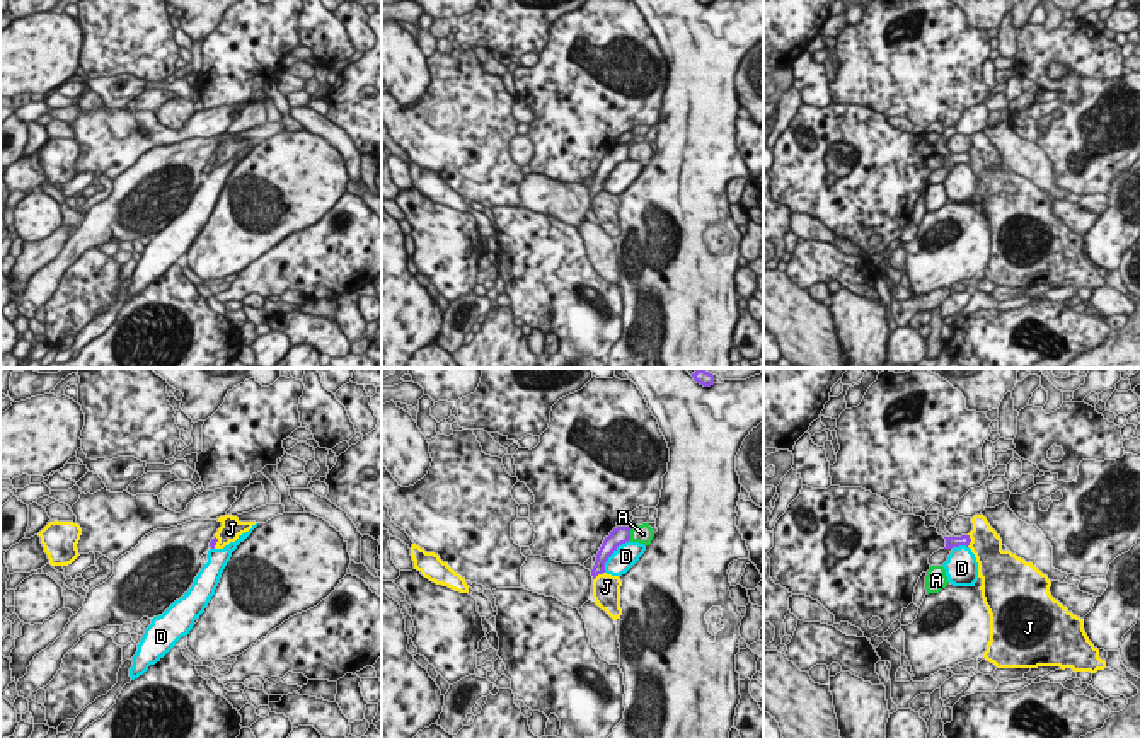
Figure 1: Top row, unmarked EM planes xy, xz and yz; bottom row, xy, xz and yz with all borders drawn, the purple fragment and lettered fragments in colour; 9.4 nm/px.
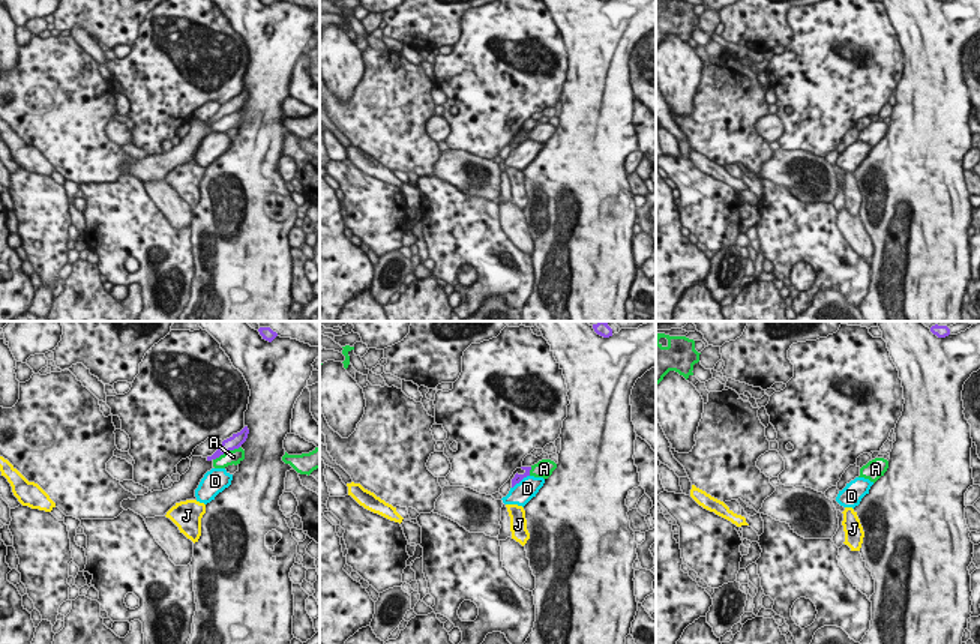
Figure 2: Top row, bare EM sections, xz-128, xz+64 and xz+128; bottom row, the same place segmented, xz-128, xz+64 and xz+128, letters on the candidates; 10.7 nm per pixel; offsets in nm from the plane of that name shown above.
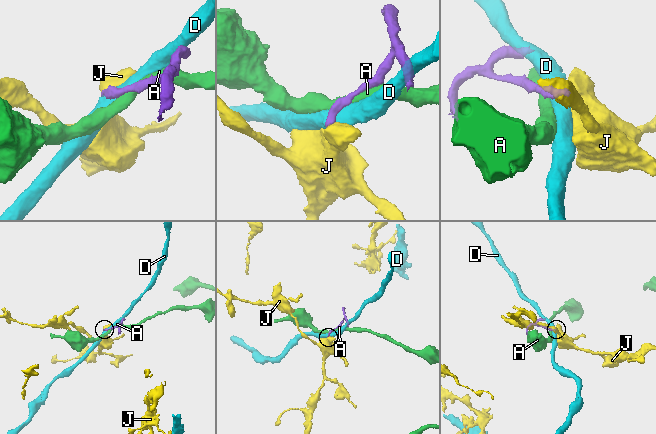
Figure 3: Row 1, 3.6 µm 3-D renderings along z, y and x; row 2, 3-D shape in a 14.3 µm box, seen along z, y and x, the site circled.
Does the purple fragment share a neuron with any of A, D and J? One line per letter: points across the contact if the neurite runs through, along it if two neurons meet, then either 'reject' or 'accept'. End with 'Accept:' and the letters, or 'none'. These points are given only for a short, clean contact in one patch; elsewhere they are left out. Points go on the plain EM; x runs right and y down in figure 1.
A: reject
D: reject
J: border along yz (968, 152), (970, 161), (967, 164); reject
Accept: none

